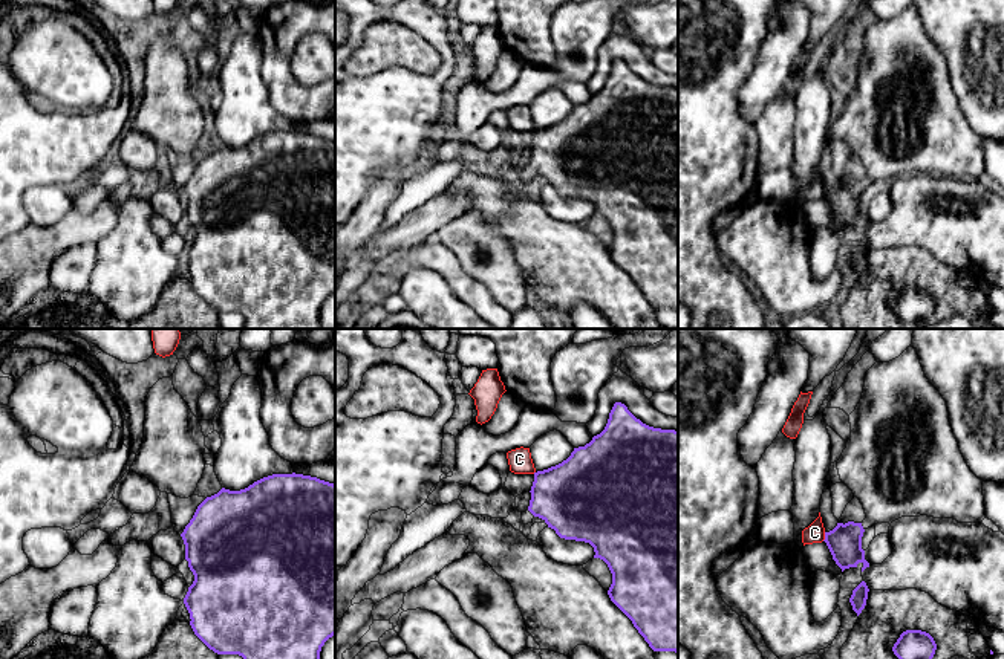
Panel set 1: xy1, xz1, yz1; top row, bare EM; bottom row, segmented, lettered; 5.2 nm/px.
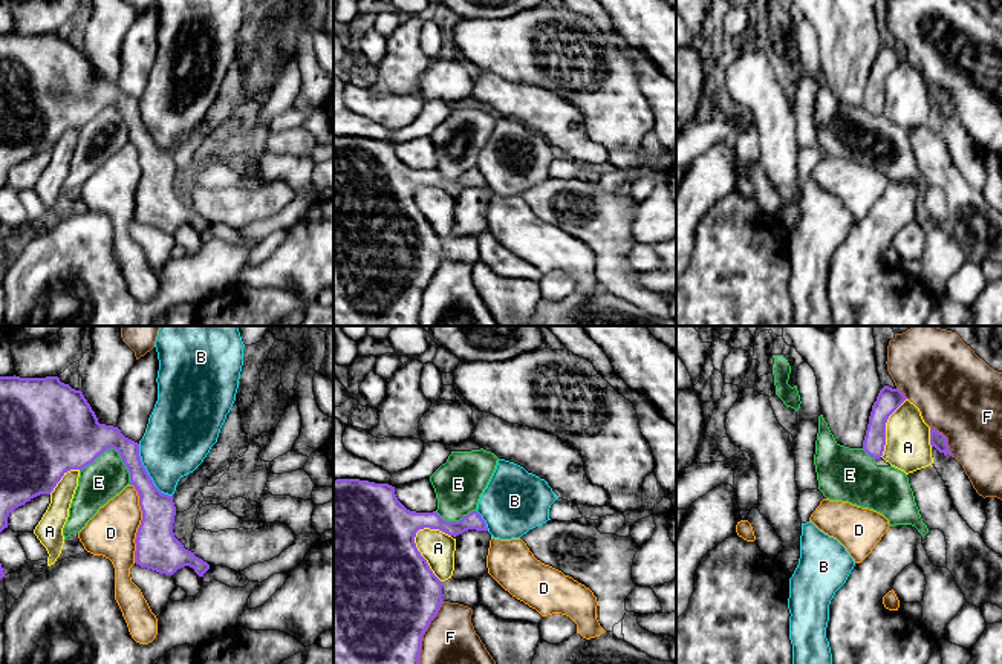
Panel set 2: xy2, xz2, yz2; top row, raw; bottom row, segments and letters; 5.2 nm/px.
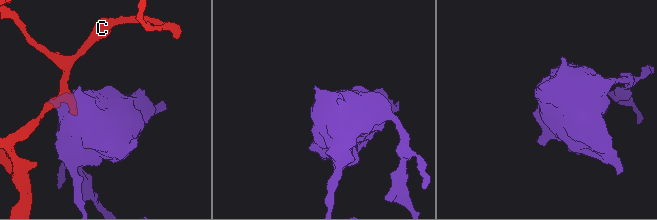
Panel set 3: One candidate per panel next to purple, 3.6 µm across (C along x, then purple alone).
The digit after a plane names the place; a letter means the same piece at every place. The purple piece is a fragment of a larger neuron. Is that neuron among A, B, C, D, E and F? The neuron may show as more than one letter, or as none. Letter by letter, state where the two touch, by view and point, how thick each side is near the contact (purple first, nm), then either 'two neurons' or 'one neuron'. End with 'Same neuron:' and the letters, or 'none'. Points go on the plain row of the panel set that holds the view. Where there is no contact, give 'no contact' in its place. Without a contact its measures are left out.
A: meets purple in xz2 at (421, 213); 500 nm thick on the purple side, 180 nm on the other; two neurons
B: meets purple in xy2 at (147, 130); 180 nm thick on the purple side, 360 nm on the other; two neurons
C: meets purple in yz1 at (825, 194); 180 nm thick on the purple side, 100 nm on the other; two neurons
D: meets purple in xy2 at (141, 181); 220 nm thick on the purple side, 260 nm on the other; two neurons
E: meets purple in xy2 at (115, 106); 340 nm thick on the purple side, 220 nm on the other; two neurons
F: meets purple in xz2 at (422, 291); 500 nm thick on the purple side, 380 nm on the other; two neurons
Same neuron: none

